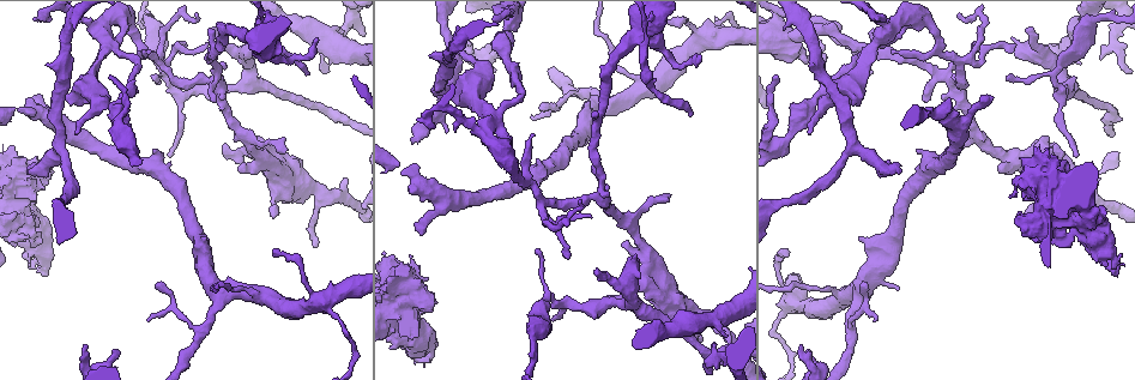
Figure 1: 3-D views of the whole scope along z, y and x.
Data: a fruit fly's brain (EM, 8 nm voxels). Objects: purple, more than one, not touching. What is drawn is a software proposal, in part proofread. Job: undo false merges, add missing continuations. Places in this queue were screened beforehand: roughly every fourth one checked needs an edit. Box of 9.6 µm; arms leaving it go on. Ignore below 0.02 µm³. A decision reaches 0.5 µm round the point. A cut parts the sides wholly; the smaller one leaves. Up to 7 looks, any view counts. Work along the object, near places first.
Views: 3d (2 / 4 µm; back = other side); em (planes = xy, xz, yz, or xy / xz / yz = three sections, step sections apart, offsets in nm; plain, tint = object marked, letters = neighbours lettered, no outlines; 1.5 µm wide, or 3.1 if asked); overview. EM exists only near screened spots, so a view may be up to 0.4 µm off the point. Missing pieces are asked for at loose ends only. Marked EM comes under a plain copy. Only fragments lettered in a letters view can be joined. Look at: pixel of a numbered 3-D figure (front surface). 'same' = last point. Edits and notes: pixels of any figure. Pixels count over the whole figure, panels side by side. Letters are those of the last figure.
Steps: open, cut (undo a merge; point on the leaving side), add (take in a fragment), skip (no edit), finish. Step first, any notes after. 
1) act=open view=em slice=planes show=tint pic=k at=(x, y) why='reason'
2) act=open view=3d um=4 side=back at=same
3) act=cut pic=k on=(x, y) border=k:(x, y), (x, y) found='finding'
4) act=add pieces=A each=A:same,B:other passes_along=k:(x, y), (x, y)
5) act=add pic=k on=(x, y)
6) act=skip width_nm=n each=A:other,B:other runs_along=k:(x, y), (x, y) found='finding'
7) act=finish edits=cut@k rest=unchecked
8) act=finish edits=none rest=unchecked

act=open view=3d um=4 pic=1 at=(791, 37) why='sharp bend'

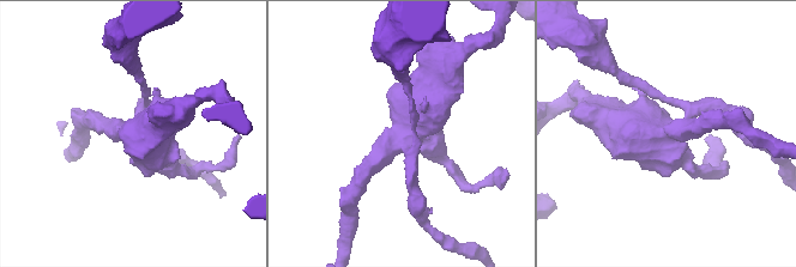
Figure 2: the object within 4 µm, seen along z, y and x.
act=open view=em slice=xy step=8 show=letters pic=2 at=(404, 137)

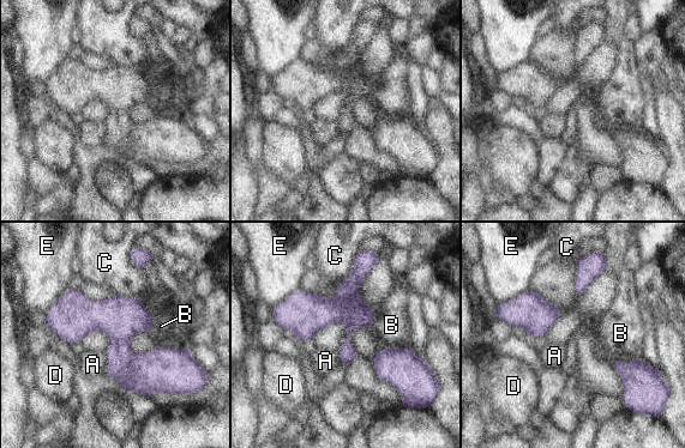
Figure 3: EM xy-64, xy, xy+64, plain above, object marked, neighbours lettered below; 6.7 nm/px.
act=cut pic=3 on=(364, 266) each=A:other,B:other,C:other,D:other,E:other found='two cells meet here'

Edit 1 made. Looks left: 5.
act=open view=overview

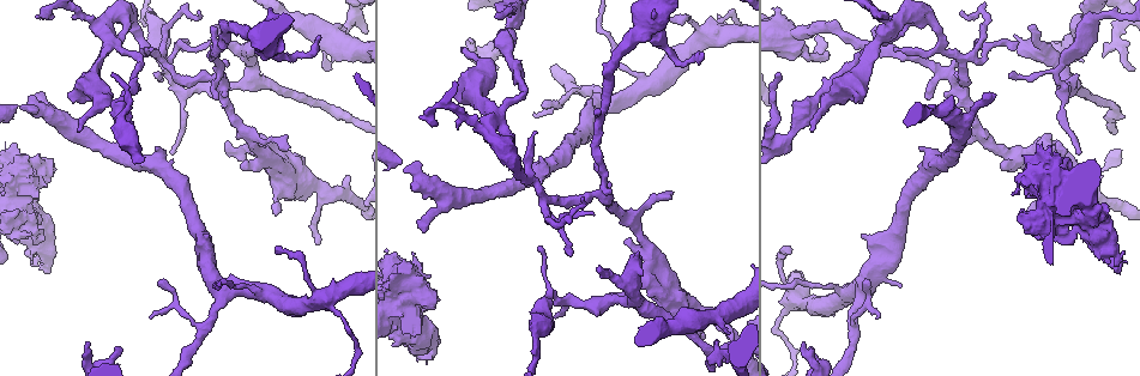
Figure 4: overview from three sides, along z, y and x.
act=open view=3d um=4 pic=4 at=(870, 281) why='thin end'

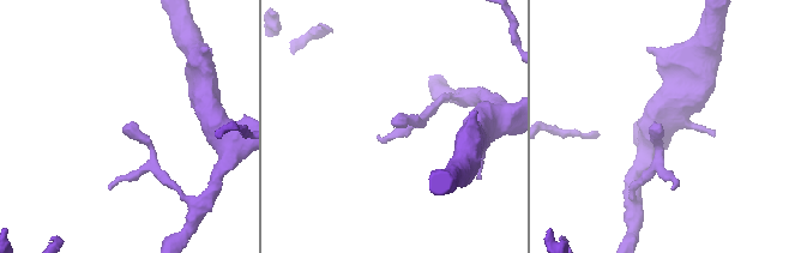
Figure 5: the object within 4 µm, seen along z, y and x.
act=open view=em slice=planes show=letters pic=5 at=(662, 126)

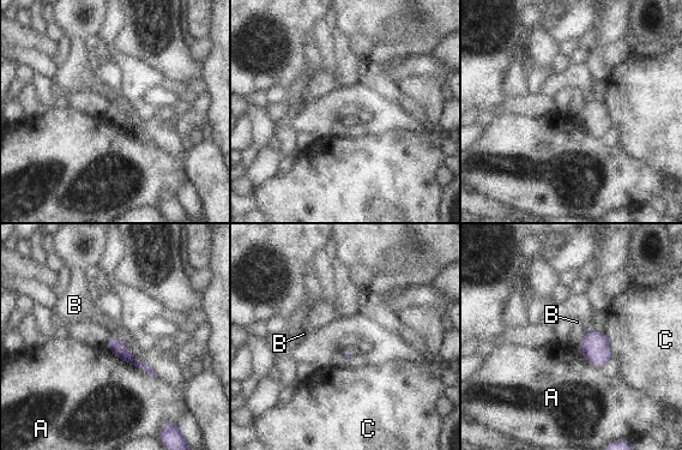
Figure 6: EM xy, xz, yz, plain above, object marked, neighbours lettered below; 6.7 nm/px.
act=skip longest_contact=A:400nm each=A:other,B:other,C:other border=6:(604, 332), (613, 355) found='no lettered fragment goes on from it'

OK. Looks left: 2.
act=finish edits=cut@3 rest=unchecked

